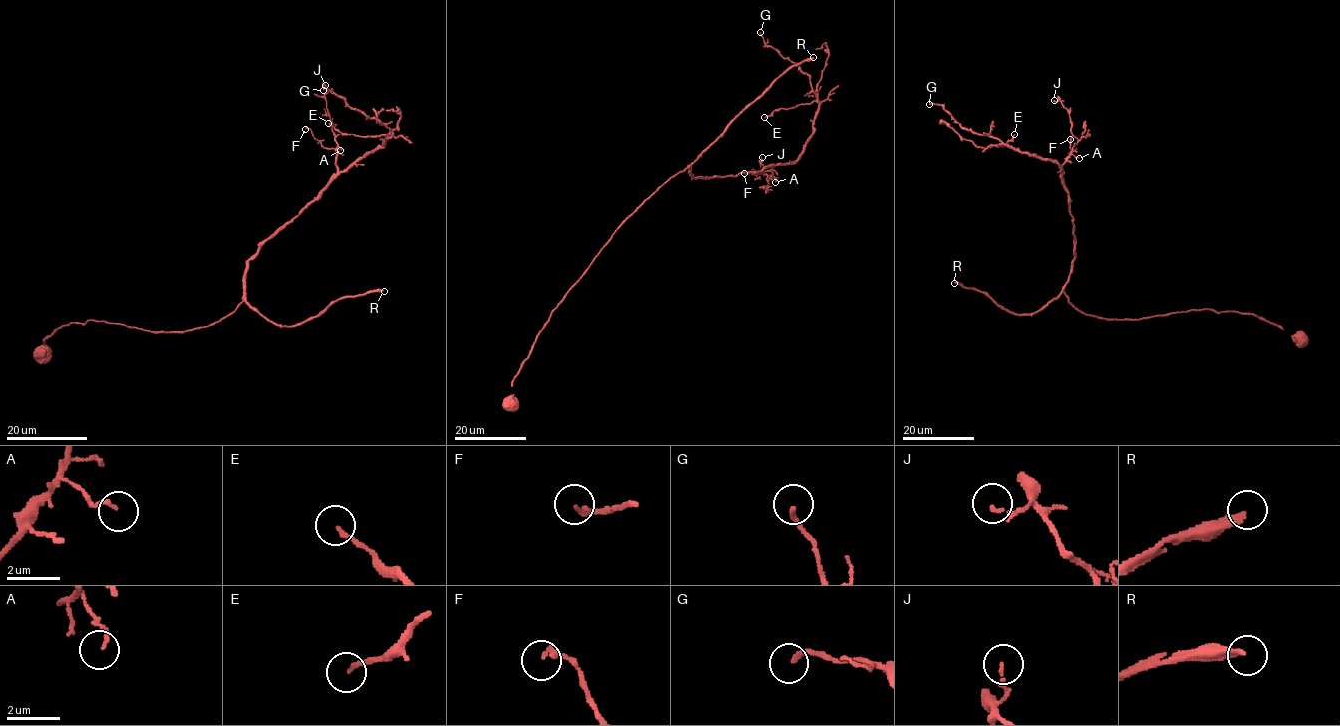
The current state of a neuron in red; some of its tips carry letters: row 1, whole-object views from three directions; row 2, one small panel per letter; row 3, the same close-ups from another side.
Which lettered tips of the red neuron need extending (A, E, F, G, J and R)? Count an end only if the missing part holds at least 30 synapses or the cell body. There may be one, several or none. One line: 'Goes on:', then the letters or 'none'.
Goes on: R

